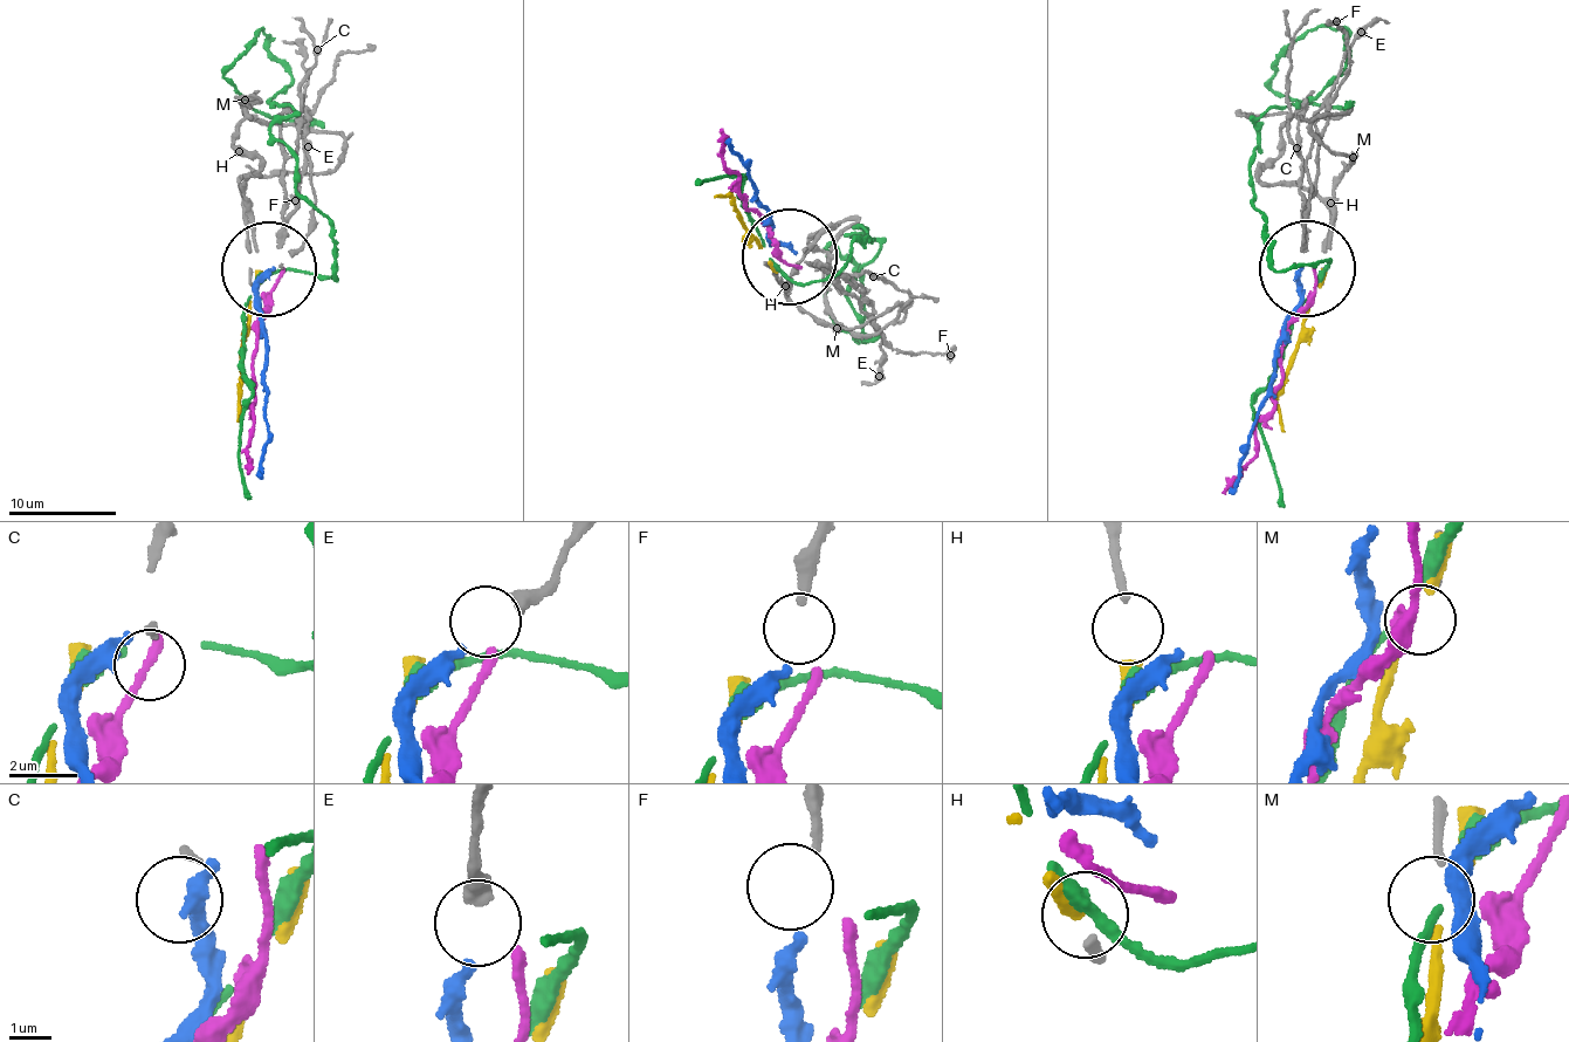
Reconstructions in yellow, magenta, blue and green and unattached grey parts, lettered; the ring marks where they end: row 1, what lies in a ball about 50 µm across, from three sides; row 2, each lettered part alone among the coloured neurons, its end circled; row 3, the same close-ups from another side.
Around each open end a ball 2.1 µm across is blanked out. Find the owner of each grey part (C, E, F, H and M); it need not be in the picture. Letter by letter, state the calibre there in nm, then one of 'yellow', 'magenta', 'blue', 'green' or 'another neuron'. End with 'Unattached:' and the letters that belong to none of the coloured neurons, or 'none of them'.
C: calibre 160 nm; another neuron
E: calibre 440 nm; blue
F: calibre 240 nm; another neuron
H: calibre 240 nm; yellow
M: calibre 220 nm; another neuron
Unattached: C, F, M

